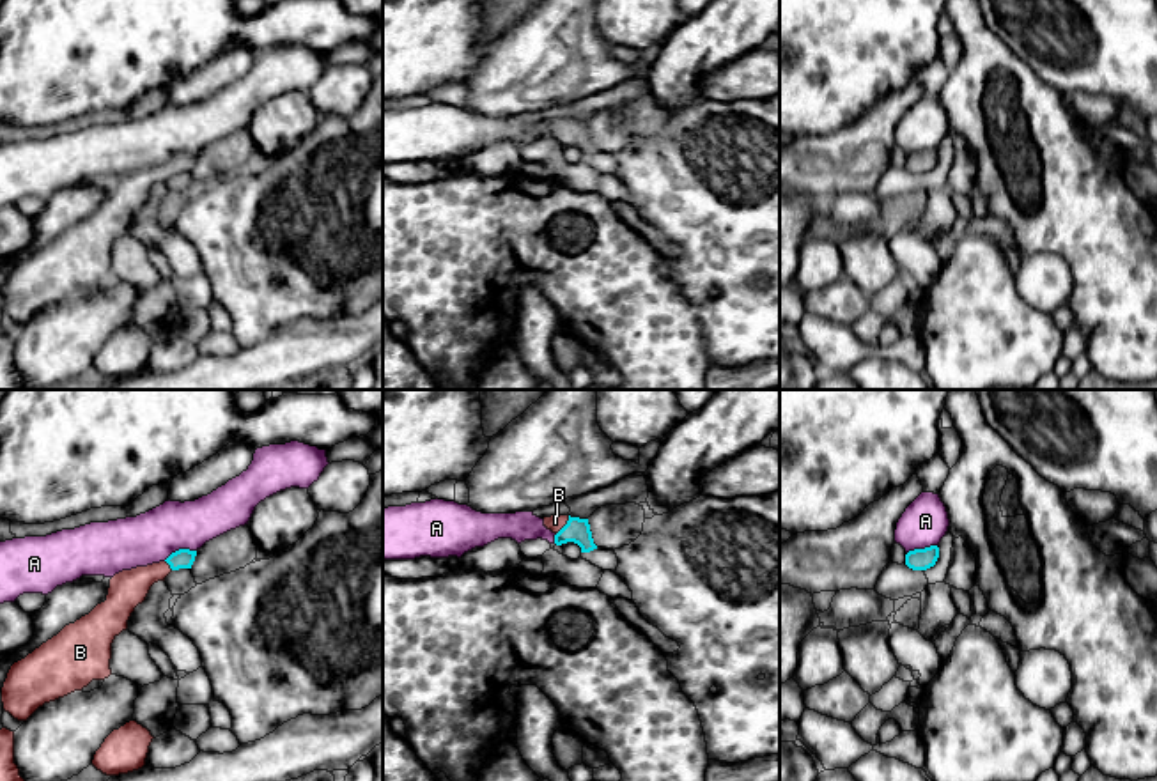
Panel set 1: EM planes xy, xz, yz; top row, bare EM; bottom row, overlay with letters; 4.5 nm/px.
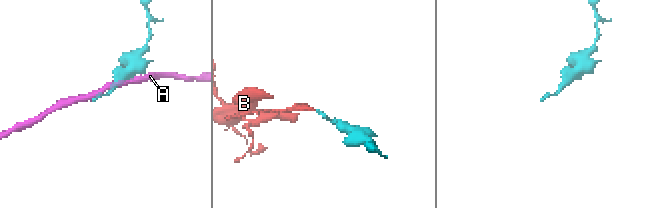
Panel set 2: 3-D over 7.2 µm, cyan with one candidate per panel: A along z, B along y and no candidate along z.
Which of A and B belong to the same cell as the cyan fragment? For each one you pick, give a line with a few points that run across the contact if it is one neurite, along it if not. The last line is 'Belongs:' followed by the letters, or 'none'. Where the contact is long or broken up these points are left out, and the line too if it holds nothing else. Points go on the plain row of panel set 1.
B: line xz (576, 133), (566, 128), (555, 126)
Belongs: B

